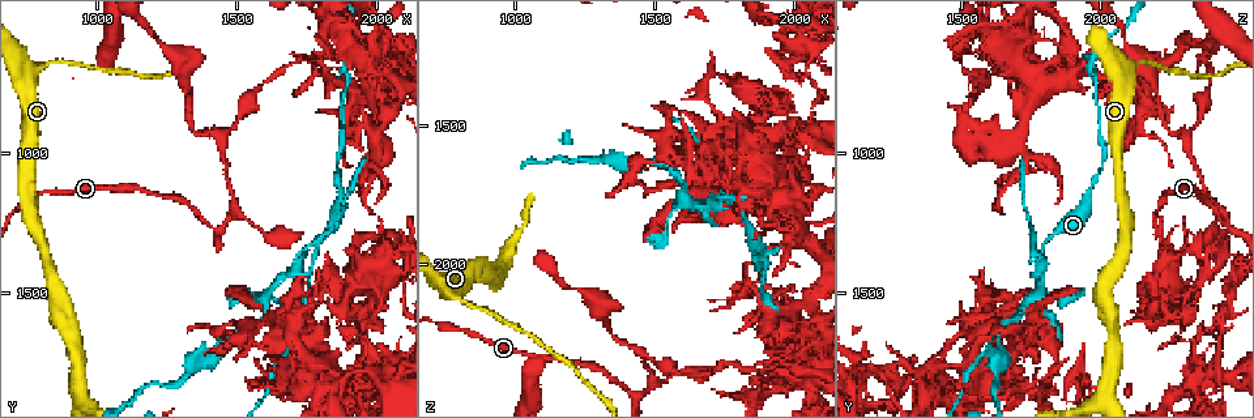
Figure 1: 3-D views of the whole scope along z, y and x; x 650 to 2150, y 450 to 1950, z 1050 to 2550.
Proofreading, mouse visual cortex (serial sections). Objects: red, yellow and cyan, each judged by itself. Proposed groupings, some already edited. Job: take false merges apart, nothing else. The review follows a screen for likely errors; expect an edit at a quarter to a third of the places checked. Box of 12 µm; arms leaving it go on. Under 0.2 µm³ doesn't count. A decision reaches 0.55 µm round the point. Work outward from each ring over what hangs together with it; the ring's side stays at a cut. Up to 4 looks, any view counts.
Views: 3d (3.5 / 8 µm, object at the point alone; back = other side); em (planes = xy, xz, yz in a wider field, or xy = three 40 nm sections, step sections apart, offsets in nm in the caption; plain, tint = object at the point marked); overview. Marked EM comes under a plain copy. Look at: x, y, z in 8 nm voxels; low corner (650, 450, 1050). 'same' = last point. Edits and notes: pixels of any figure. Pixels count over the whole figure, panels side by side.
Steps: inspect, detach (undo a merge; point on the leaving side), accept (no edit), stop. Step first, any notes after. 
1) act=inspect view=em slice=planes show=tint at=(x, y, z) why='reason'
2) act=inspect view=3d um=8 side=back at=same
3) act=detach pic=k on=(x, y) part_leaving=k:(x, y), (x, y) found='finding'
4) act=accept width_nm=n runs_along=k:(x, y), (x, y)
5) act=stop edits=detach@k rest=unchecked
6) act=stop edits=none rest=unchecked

act=inspect view=3d um=3.5 at=(1760, 1430, 1780)

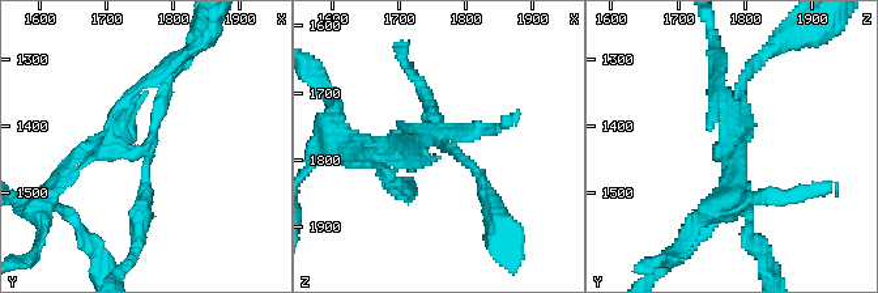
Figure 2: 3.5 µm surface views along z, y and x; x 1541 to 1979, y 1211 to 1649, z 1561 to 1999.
act=inspect view=em slice=xy step=3 show=tint at=(1770, 1420, 1780)

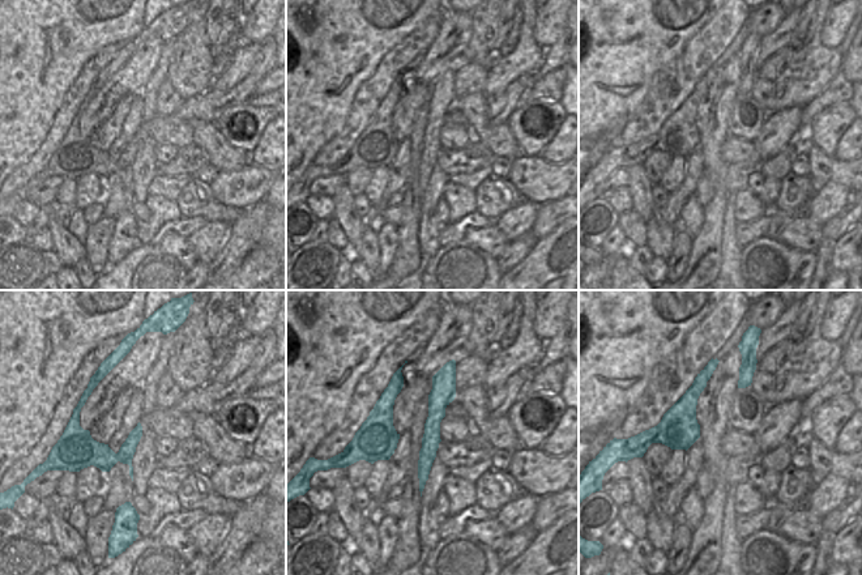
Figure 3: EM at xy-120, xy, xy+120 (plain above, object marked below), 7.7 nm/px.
act=detach pic=2 on=(723, 105) border=3:(114, 454), (118, 460) found='two cells meet here'

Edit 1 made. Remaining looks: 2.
act=inspect view=3d um=8 side=back at=(1440, 1280, 2470) why='three-way junction'

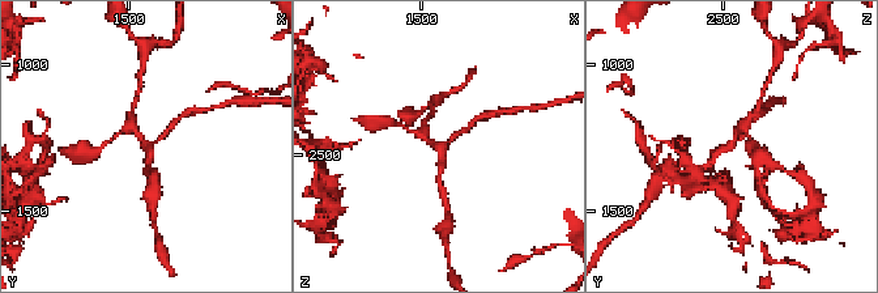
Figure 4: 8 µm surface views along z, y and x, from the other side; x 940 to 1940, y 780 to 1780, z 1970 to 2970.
act=inspect view=em slice=planes show=tint at=(1430, 1280, 2480) arms=3 arm_widths_nm=150,200,200

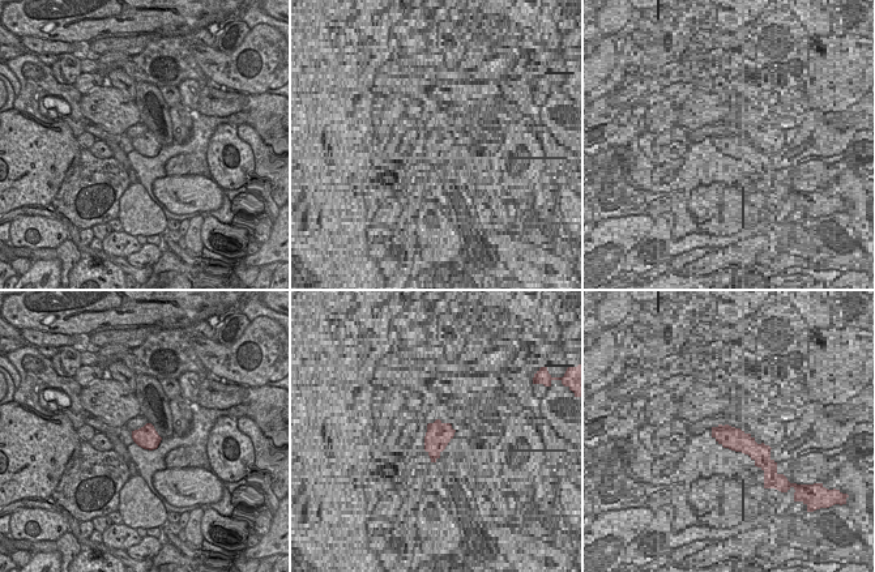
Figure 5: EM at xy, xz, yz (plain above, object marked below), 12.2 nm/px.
act=accept width_nm=280 runs_along=4:(174, 122), (146, 144), (131, 118) found='continuous, no second cell'

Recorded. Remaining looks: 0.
act=stop edits=detach@2 rest=unchecked

